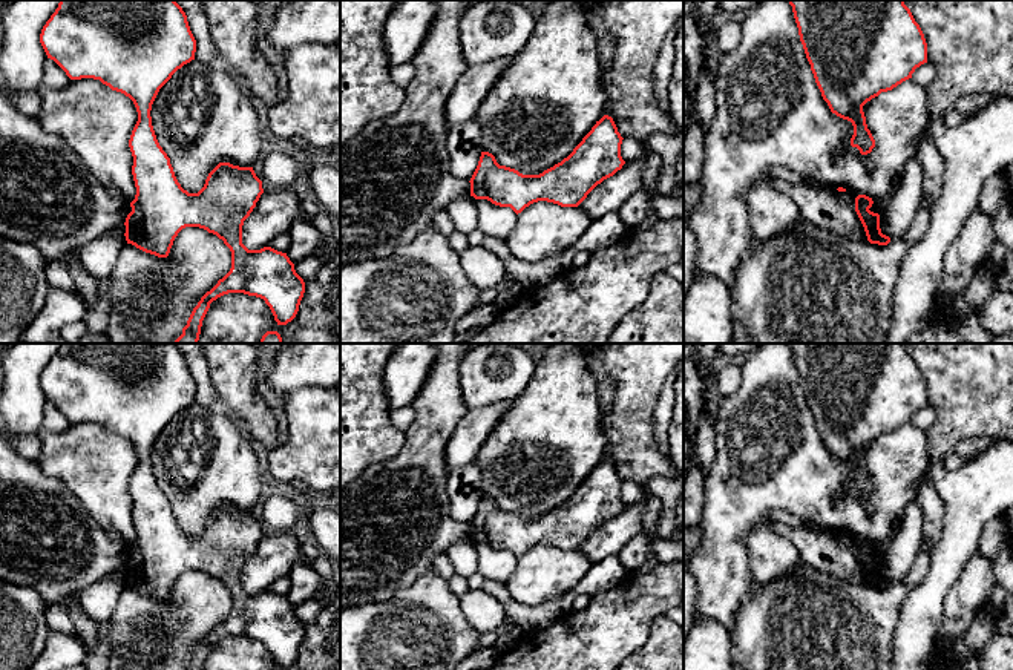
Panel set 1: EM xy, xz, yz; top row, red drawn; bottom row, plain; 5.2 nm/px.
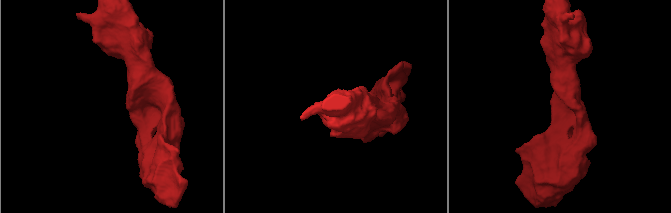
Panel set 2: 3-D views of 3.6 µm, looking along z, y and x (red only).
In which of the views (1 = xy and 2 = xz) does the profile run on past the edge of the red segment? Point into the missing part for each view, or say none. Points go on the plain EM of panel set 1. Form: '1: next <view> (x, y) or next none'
1: next none
2: next none

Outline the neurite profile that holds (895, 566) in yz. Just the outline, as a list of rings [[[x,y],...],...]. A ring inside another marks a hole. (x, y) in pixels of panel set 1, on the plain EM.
[[[915,498],[904,512],[903,524],[887,555],[880,558],[881,576],[889,580],[890,584],[903,583],[912,570],[918,547],[923,541],[923,521],[924,512]]]

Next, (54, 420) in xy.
[[[46,402],[44,409],[44,420],[43,420],[43,428],[54,431],[54,432],[61,432],[70,428],[70,422],[66,419],[66,415],[51,402]]]

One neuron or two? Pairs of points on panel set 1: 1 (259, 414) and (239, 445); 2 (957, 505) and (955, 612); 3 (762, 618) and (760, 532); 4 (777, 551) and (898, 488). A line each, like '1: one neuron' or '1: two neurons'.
1: two neurons
2: two neurons
3: two neurons
4: two neurons

